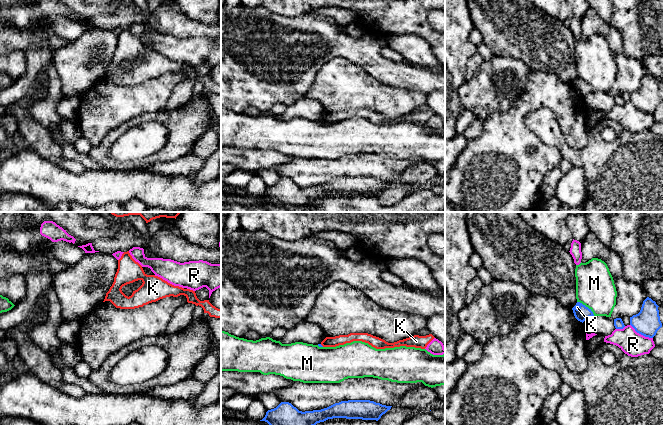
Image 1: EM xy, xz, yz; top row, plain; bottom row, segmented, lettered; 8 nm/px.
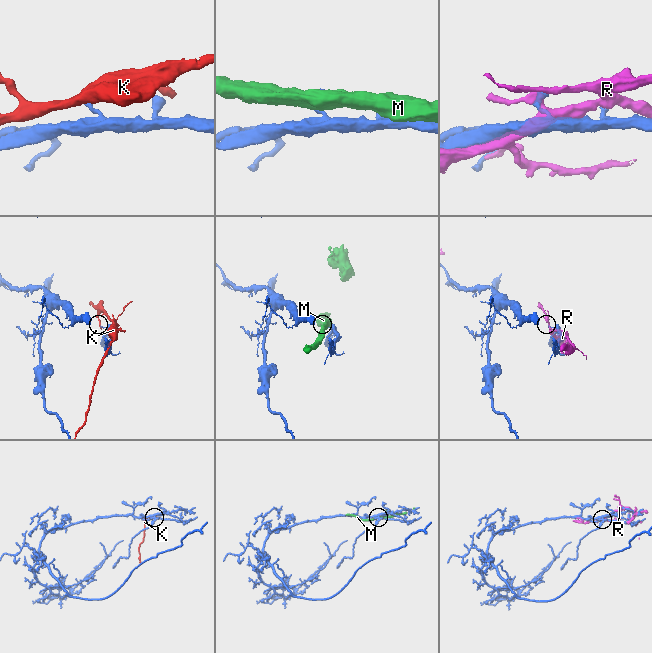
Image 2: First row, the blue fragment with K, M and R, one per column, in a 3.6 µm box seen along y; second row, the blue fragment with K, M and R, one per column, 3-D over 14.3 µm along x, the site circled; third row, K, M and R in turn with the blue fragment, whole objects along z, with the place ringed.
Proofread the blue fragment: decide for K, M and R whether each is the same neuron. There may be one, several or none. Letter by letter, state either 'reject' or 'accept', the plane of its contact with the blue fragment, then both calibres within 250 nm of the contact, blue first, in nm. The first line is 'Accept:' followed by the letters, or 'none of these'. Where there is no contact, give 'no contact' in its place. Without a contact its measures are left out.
Accept: K
K: accept; meets blue in yz; 110 nm thick on the blue side, 20 nm on the other
M: reject; meets blue in yz; 110 nm thick on the blue side, 320 nm on the other
R: reject; meets blue in yz; 220 nm thick on the blue side, 200 nm on the other

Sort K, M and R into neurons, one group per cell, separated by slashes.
K / M / R

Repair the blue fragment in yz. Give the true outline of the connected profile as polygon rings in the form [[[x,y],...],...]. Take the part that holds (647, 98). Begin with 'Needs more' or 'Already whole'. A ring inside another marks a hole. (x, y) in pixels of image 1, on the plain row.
Already whole. [[[647,73],[642,80],[638,90],[630,93],[630,101],[635,107],[645,113],[653,114],[662,103],[658,81]]]

